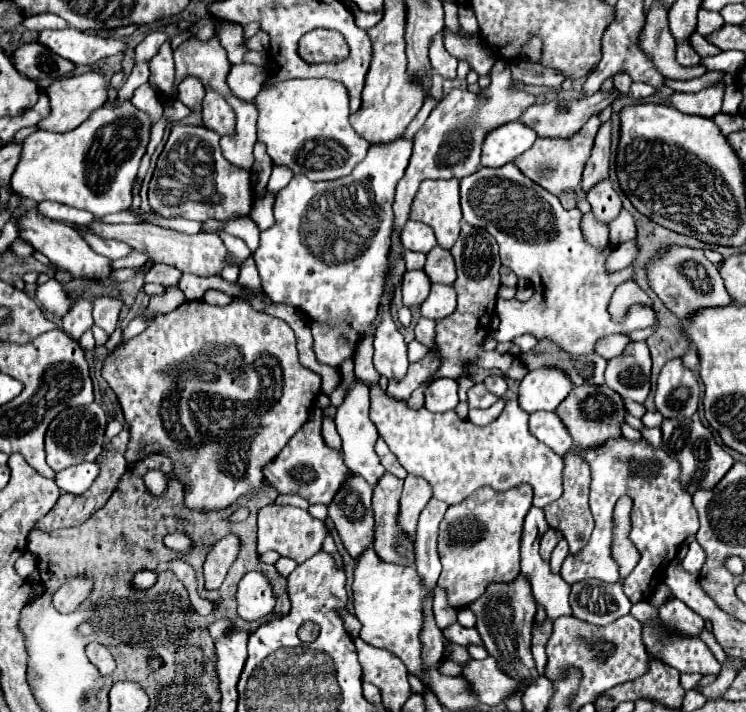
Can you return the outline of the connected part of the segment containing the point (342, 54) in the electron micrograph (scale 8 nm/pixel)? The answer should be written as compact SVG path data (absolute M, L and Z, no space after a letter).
M316 28L306 32L300 38L298 54L304 62L316 64L316 62L338 62L344 60L350 54L350 48L346 44L346 38L337 31Z

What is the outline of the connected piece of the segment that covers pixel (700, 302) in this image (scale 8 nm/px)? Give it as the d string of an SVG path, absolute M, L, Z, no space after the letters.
M670 248L662 256L656 256L648 268L648 280L666 308L680 320L688 322L702 308L726 306L724 294L718 294L718 266L712 264L702 250L694 248Z

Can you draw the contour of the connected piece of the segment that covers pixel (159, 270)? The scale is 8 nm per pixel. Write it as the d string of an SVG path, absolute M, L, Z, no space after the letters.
M154 264L146 274L144 274L144 282L154 282L154 284L162 284L162 286L176 286L180 280L180 270L172 270L172 266L164 266L164 264Z

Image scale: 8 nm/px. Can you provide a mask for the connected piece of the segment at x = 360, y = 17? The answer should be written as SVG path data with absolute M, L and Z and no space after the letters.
M358 11L354 14L355 24L363 29L368 30L372 27L374 27L383 16L383 12L372 12L372 13L366 13L362 11Z

